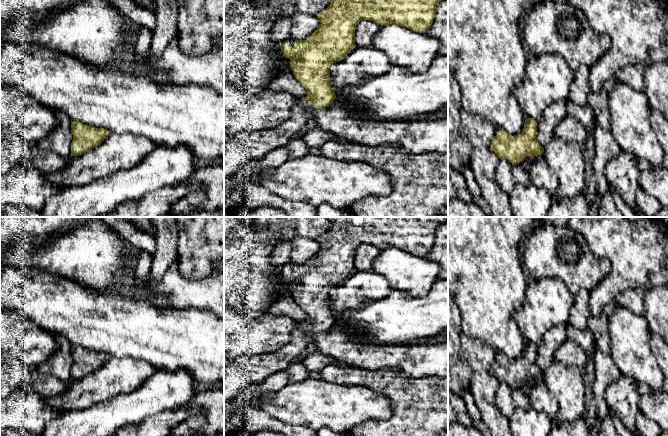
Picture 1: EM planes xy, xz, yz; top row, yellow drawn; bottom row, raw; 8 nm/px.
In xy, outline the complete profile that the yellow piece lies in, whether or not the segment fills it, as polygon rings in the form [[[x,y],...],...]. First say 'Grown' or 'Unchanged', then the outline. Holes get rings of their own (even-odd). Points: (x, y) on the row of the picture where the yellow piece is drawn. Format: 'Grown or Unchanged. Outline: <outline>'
Unchanged. Outline: [[[71,121],[71,132],[73,134],[71,156],[81,155],[98,146],[109,134],[104,128],[95,128],[75,121]]]

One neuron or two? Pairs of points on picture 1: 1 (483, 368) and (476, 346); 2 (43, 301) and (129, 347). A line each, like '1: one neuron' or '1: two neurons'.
1: one neuron
2: one neuron

